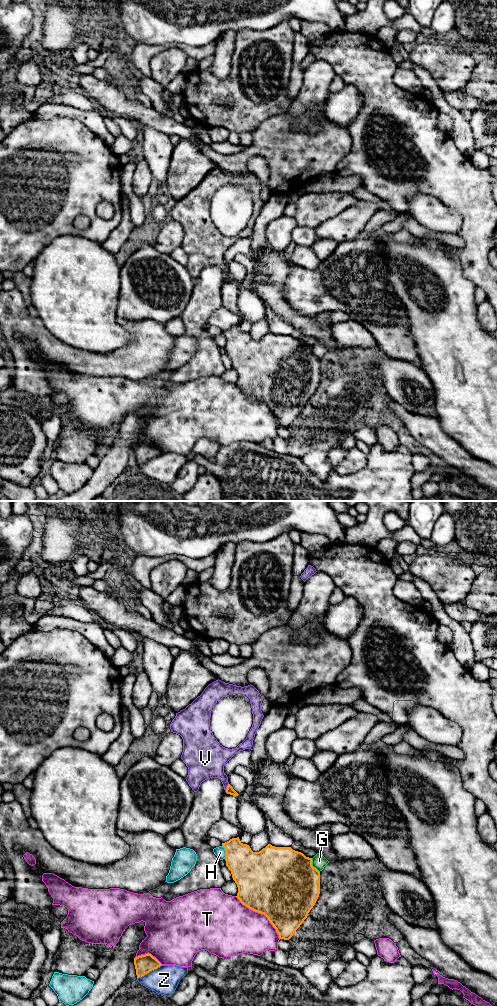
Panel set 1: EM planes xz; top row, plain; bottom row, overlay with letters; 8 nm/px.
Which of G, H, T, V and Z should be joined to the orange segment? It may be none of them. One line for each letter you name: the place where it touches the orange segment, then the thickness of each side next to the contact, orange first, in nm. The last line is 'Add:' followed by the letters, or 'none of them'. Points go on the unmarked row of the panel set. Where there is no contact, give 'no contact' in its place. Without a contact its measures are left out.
Add: none of them

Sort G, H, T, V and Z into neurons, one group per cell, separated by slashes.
G / H / T / V / Z

